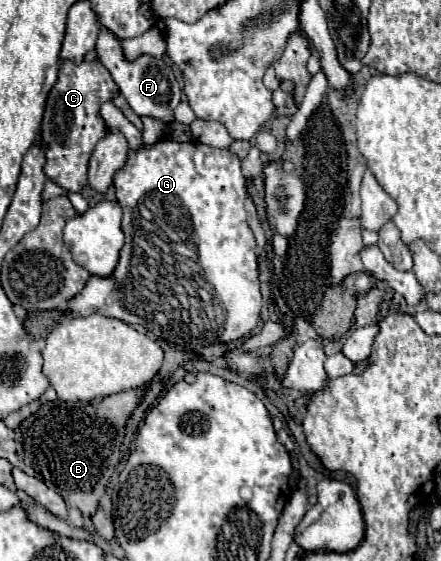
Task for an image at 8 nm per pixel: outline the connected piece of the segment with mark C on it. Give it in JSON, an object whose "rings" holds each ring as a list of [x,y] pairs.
{"rings":[[[97,59],[91,63],[83,61],[79,65],[71,61],[61,63],[59,79],[47,99],[43,125],[41,125],[41,137],[49,145],[45,175],[71,193],[81,191],[81,187],[87,183],[89,157],[93,153],[95,143],[107,131],[99,115],[99,105],[103,101],[111,101],[115,93],[117,93],[115,81]]]}

